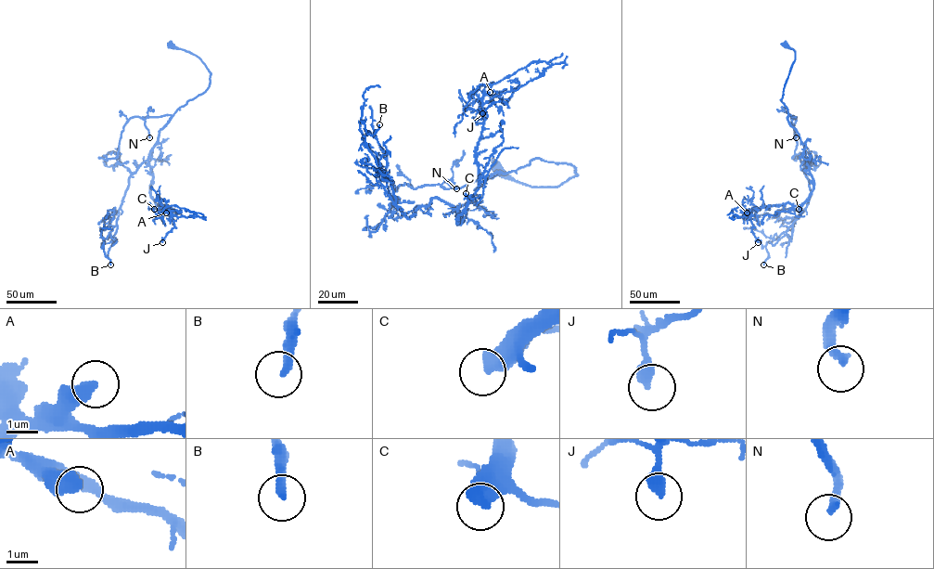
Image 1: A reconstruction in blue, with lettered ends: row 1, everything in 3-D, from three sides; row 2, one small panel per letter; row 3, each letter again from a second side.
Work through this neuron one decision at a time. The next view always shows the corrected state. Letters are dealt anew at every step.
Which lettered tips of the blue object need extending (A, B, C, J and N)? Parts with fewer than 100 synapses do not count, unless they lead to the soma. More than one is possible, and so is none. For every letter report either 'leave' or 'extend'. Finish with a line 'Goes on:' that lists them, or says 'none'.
A: leave
B: leave
C: extend
J: leave
N: extend
Goes on: C, N

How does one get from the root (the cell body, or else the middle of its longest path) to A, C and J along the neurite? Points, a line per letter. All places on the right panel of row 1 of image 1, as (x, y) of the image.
A: (786, 45), (795, 51), (795, 58), (780, 99), (803, 146), (813, 189), (799, 205), (786, 202), (747, 213)
C: (786, 45), (795, 58), (780, 99), (803, 145), (813, 182), (810, 198), (799, 209)
J: (786, 45), (795, 58), (780, 99), (803, 146), (813, 189), (799, 205), (786, 202), (749, 211), (758, 242)

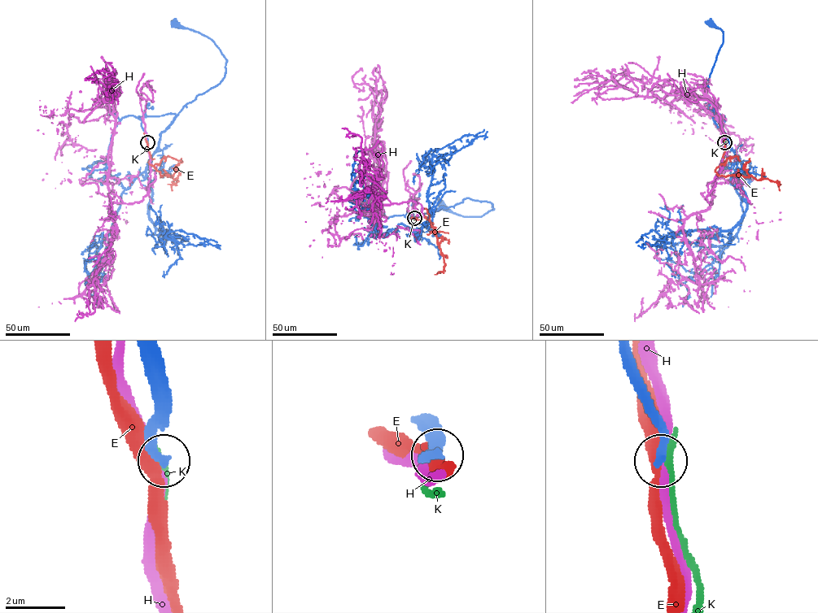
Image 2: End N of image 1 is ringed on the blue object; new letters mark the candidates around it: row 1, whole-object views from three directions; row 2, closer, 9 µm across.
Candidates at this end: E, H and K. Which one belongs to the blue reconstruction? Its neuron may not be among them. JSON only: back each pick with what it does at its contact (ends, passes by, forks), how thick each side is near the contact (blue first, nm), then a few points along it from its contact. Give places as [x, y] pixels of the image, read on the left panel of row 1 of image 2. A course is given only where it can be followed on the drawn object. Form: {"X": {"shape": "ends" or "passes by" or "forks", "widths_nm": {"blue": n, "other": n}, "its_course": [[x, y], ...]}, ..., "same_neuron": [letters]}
{"same_neuron": []}

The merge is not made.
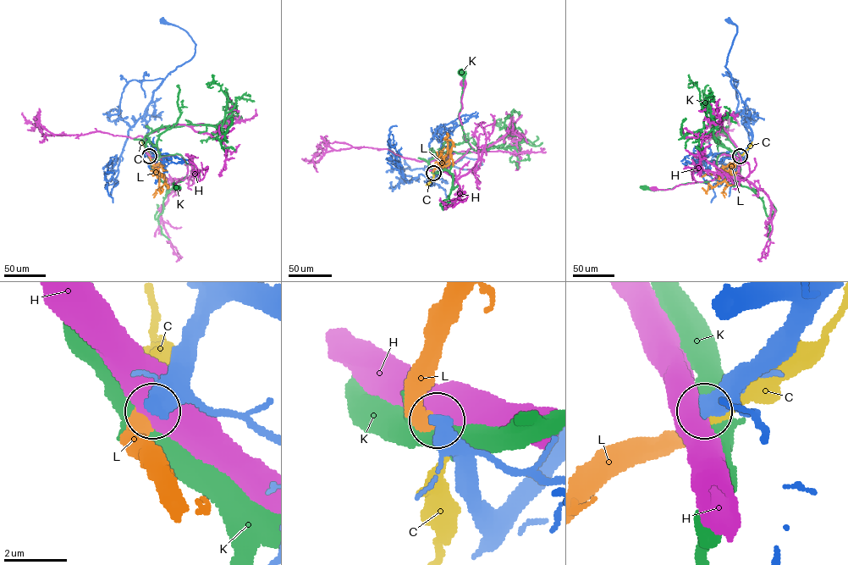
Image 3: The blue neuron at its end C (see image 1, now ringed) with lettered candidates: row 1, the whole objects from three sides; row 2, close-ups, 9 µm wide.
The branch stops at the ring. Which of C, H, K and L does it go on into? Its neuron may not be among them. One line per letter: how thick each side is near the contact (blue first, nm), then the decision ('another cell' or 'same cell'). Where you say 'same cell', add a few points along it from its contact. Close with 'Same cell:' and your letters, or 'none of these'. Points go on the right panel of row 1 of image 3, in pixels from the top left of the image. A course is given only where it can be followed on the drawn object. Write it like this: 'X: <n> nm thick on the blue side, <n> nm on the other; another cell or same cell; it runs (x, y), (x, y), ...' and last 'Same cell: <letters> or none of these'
C: 440 nm thick on the blue side, 480 nm on the other; another cell
H: 440 nm thick on the blue side, 1000 nm on the other; another cell
K: 480 nm thick on the blue side, 500 nm on the other; another cell
L: 600 nm thick on the blue side, 500 nm on the other; same cell; it runs (740, 156), (723, 181), (713, 186), (708, 183), (706, 192), (702, 188)
Same cell: L

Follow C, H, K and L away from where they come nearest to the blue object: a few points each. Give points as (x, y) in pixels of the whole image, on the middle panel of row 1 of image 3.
C: (434, 173), (432, 180), (426, 185)
H: (433, 172), (440, 173), (468, 149), (474, 148), (465, 138), (459, 117), (462, 106), (462, 83)
K: (433, 173), (448, 168), (469, 149), (474, 149), (466, 139), (458, 116), (461, 107), (462, 73)
L: (433, 173), (438, 165), (450, 158), (454, 142), (443, 139), (447, 133)

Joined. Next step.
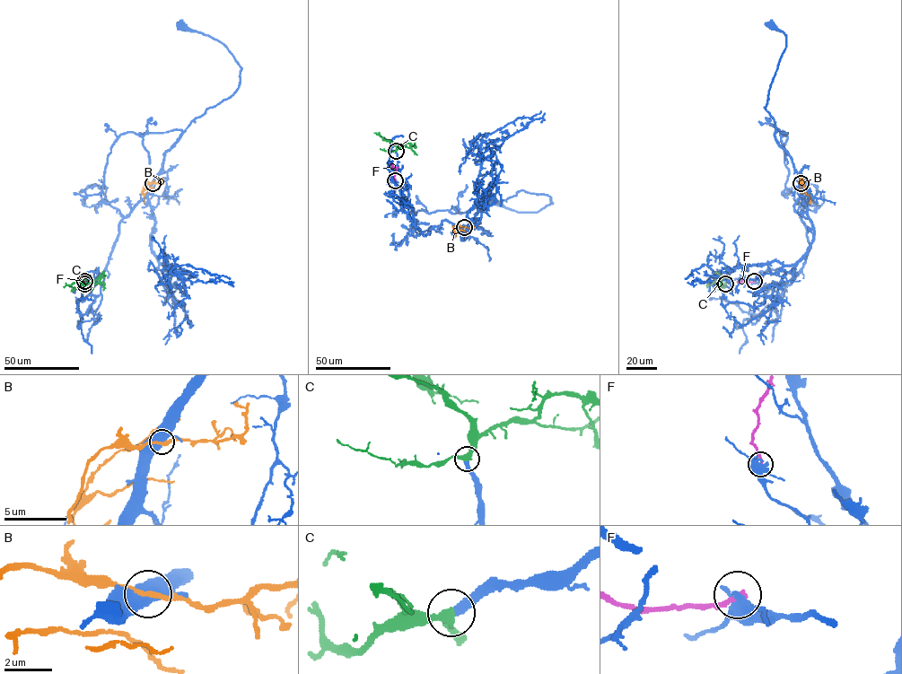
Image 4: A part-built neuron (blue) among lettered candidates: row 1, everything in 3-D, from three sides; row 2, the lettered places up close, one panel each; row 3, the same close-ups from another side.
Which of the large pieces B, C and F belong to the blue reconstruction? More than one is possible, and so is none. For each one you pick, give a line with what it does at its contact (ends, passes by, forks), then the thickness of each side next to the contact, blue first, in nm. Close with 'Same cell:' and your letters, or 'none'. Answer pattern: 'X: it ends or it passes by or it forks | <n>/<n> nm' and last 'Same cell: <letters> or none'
C: it passes by | 380/360 nm
Same cell: C

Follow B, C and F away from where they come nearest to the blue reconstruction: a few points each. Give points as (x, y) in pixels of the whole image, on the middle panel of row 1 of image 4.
B: (464, 227), (456, 225), (452, 229), (466, 231)
C: (396, 151), (408, 143), (416, 154)
F: (395, 180), (396, 169), (391, 163)

